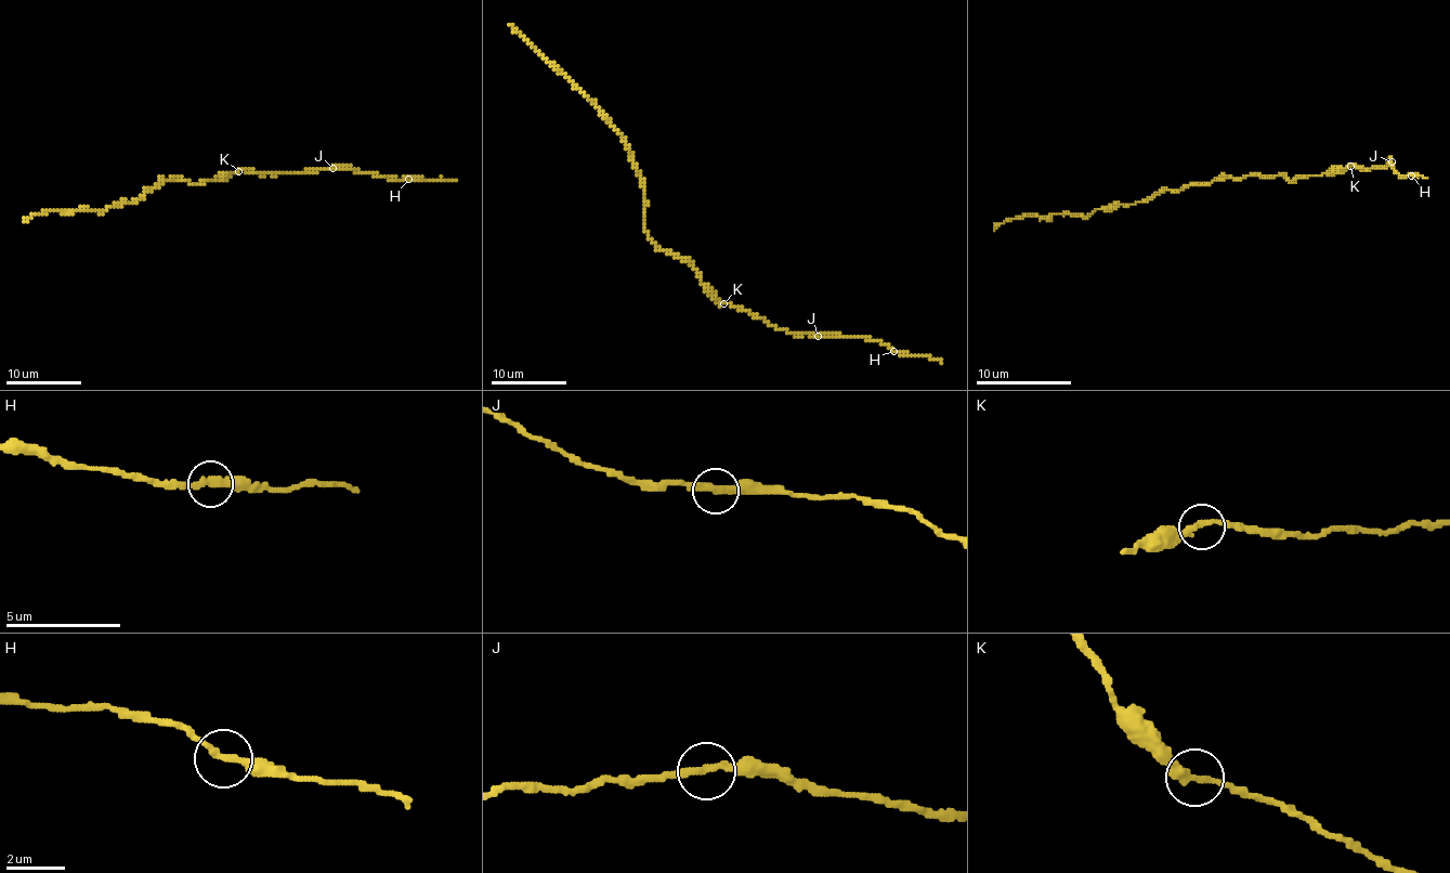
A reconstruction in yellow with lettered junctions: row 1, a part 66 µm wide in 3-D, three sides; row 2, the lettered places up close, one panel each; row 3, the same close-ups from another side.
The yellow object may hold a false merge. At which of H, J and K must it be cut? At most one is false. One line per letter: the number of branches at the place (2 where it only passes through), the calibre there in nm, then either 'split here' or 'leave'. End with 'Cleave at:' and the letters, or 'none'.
H: 2 branches meet; 280 nm thick; leave
J: 2 branches meet; 300 nm thick; leave
K: 2 branches meet; 300 nm thick; leave
Cleave at: none

